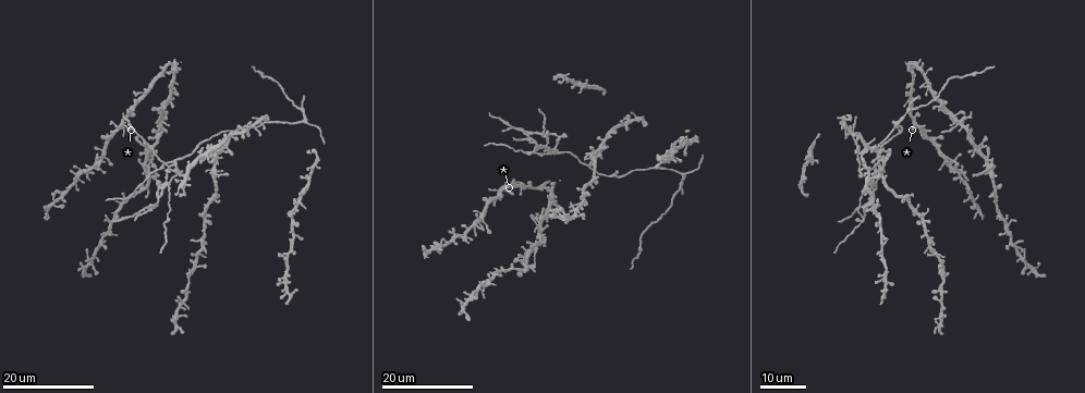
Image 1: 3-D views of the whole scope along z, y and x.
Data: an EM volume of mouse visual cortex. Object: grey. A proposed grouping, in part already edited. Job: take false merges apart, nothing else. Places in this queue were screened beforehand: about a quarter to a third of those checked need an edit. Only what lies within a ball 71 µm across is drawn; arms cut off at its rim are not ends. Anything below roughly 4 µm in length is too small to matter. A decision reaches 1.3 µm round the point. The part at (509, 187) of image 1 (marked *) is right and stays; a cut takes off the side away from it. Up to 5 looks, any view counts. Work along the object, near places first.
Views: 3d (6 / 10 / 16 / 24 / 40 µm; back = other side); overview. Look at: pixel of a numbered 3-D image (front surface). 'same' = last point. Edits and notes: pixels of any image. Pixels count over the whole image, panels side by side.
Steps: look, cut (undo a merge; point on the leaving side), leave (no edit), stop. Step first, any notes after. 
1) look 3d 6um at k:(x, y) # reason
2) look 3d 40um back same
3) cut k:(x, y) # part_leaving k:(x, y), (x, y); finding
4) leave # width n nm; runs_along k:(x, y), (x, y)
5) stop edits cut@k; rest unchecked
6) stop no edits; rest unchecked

look 3d 16um at 1:(539, 233) # thin arm on a thick one

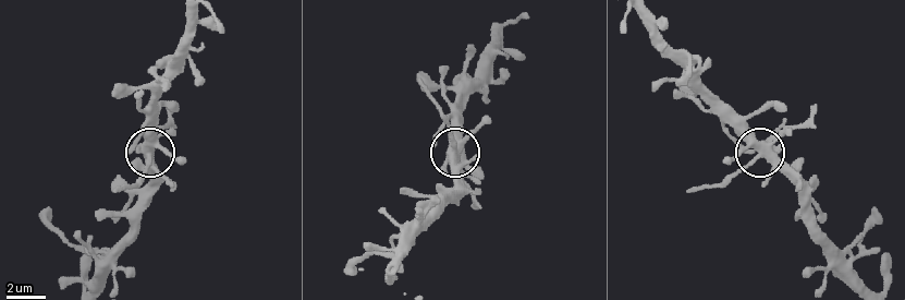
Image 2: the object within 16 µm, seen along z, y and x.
look 3d 6um at 2:(760, 152)

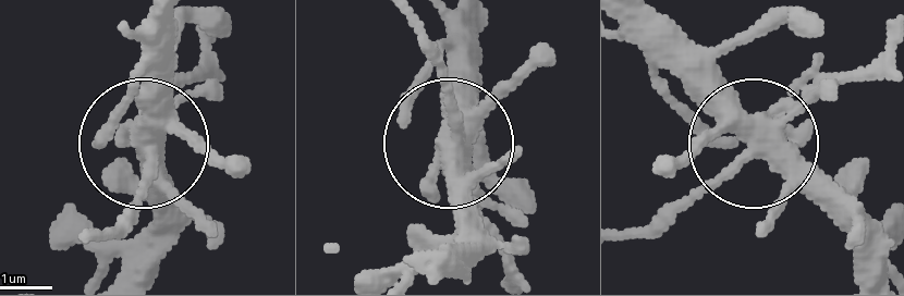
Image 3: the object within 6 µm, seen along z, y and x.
leave # runs_along 3:(631, 11), (738, 142), (660, 229); one neuron here

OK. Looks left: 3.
look 3d 24um at 1:(149, 163) # three arms meet

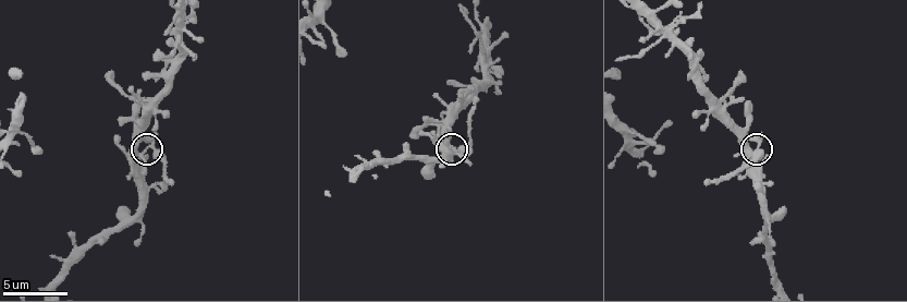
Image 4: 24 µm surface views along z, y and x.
look 3d 6um at 4:(148, 148)

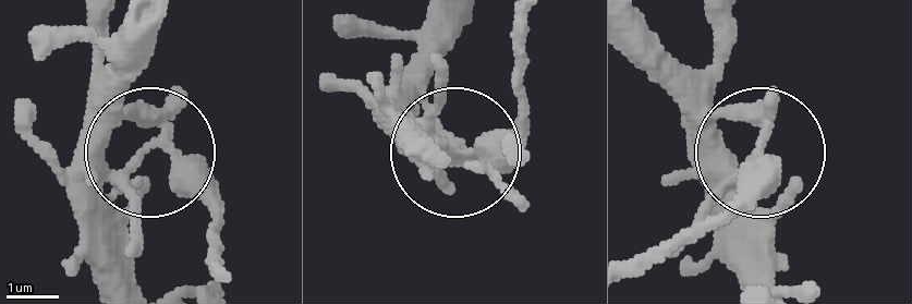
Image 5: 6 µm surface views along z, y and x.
cut 5:(217, 196) # arms 3; part_leaving 5:(472, 149), (515, 123), (520, 19); two neurons meet here

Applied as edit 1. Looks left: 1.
stop edits cut@5; rest unchecked

